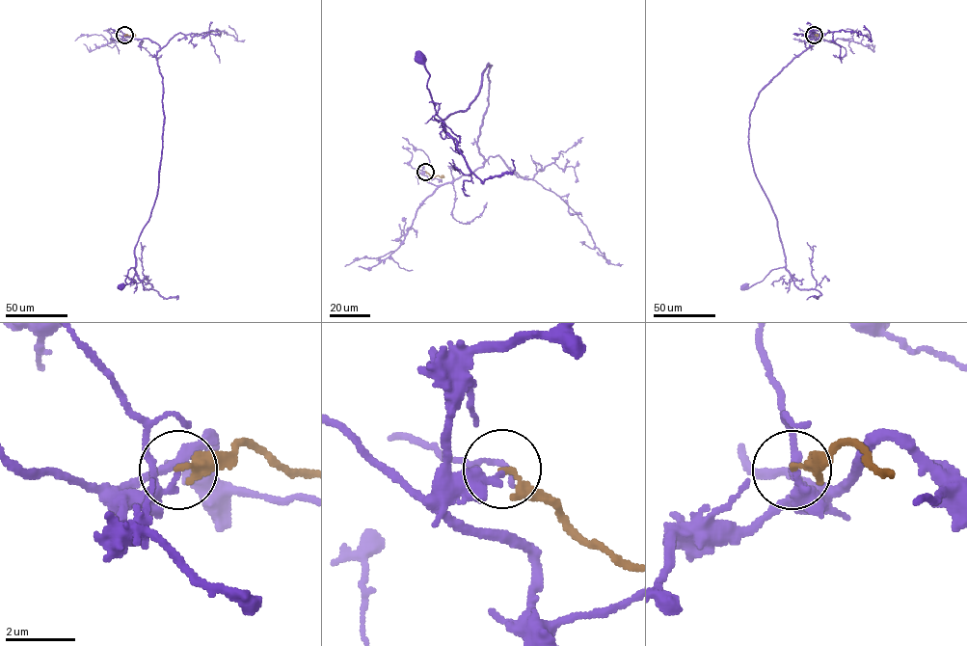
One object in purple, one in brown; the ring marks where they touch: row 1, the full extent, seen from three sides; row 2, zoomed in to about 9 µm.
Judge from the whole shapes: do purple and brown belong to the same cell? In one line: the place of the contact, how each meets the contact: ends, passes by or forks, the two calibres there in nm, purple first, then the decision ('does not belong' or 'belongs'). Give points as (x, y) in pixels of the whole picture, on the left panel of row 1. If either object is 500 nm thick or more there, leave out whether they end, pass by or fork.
place (124, 35); purple ends; brown passes by; calibres 180 and 140 nm; does not belong

